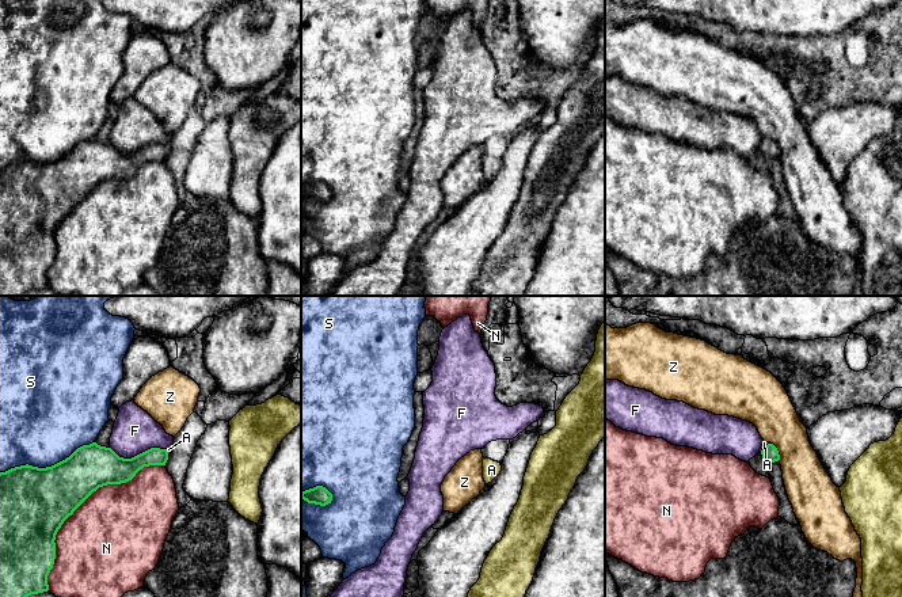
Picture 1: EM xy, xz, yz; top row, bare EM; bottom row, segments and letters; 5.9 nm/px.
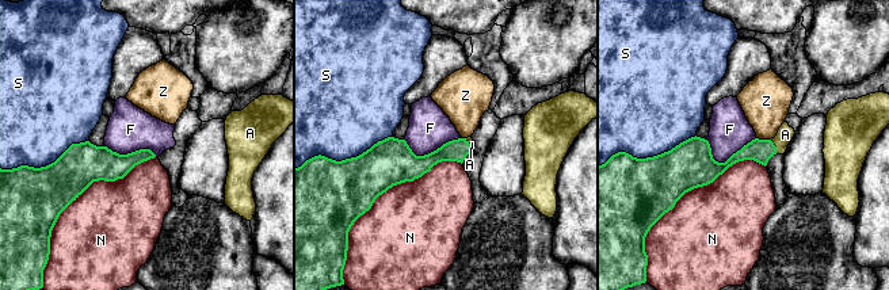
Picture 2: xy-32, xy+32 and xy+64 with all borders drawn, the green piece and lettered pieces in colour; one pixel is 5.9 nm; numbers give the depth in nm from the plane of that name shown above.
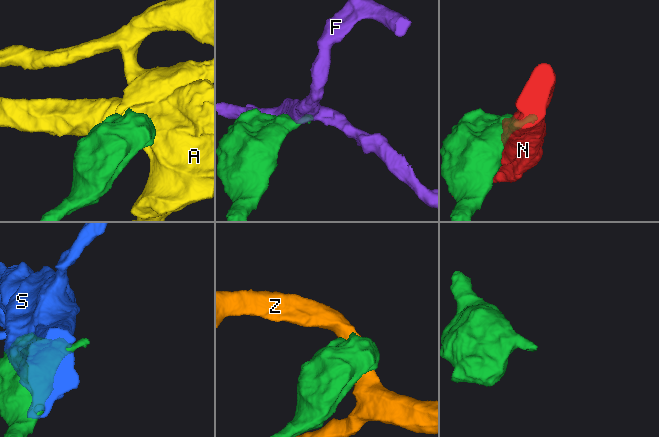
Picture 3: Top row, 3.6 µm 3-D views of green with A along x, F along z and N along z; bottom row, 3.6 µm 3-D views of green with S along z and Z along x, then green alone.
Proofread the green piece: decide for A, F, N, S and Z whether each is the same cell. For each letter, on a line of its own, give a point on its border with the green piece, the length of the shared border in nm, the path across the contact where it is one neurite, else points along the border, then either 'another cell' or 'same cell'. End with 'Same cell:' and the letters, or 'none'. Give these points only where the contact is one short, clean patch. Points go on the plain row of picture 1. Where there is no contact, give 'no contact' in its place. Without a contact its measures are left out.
A: yz (762, 144) | 90 nm | across yz (769, 148), (762, 144), (764, 139) | same cell
F: xy (139, 151) | 340 nm | another cell
N: xy (80, 200) | 1000 nm | another cell
S: xy (46, 163) | 600 nm | another cell
Z: yz (776, 144) | 80 nm | along yz (771, 139), (779, 148) | another cell
Same cell: A

